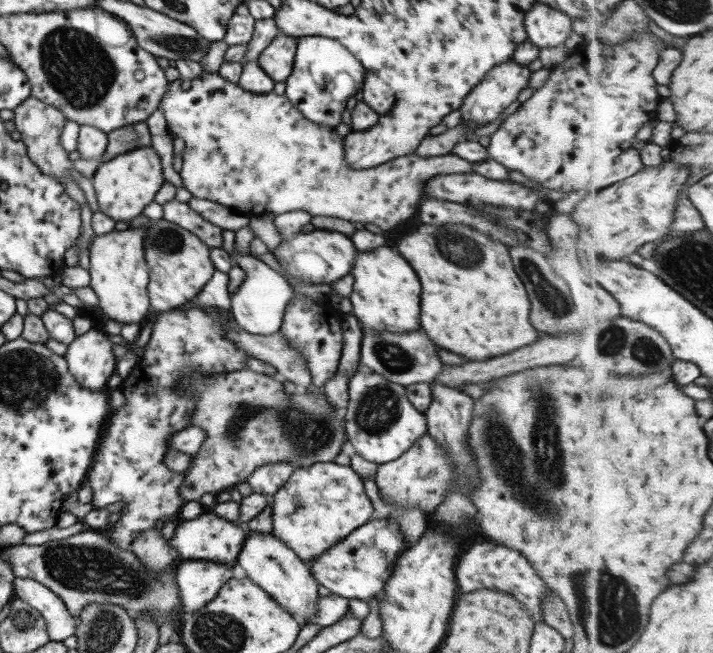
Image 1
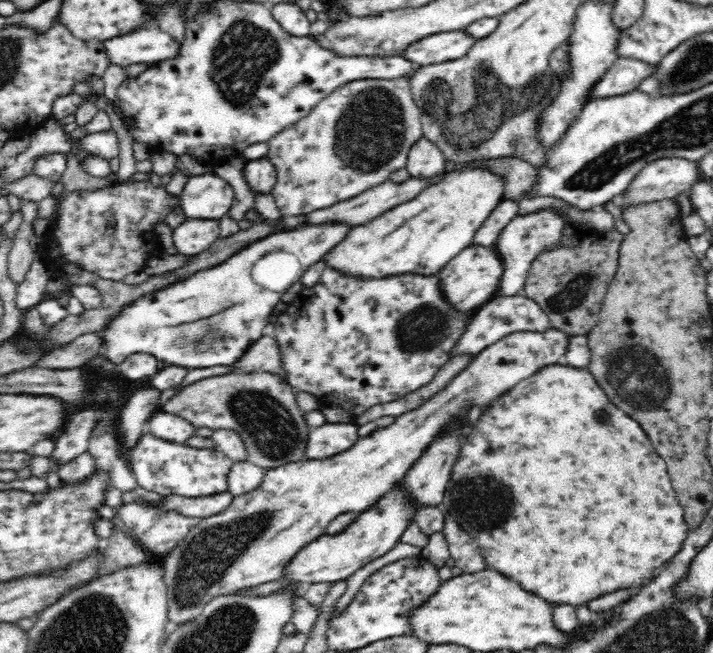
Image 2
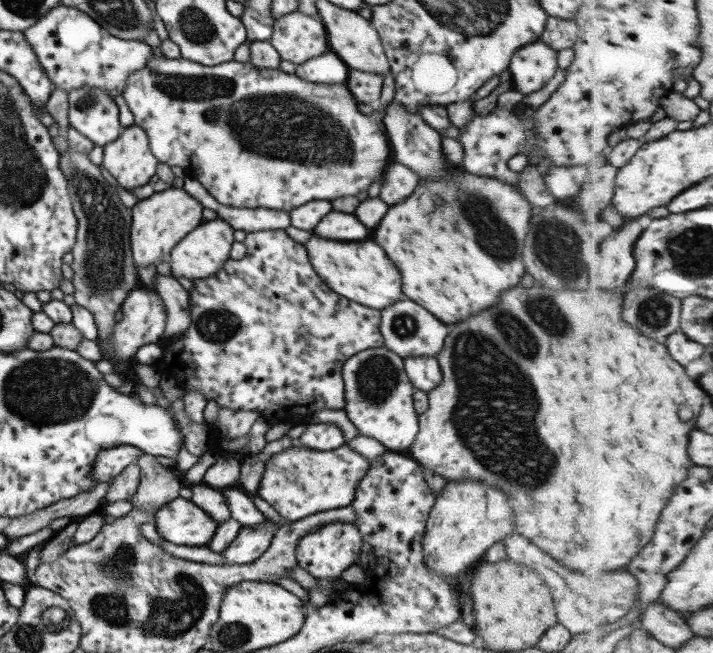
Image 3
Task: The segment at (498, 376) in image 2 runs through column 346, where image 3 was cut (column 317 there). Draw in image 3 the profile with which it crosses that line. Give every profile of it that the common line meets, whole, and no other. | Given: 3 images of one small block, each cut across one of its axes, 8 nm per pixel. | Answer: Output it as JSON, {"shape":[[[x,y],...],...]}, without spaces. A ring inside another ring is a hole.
{"shape":[[[297,442],[265,462],[255,495],[272,506],[288,522],[318,512],[343,508],[353,501],[356,486],[368,469],[369,462],[349,445],[331,450],[310,449]]]}

